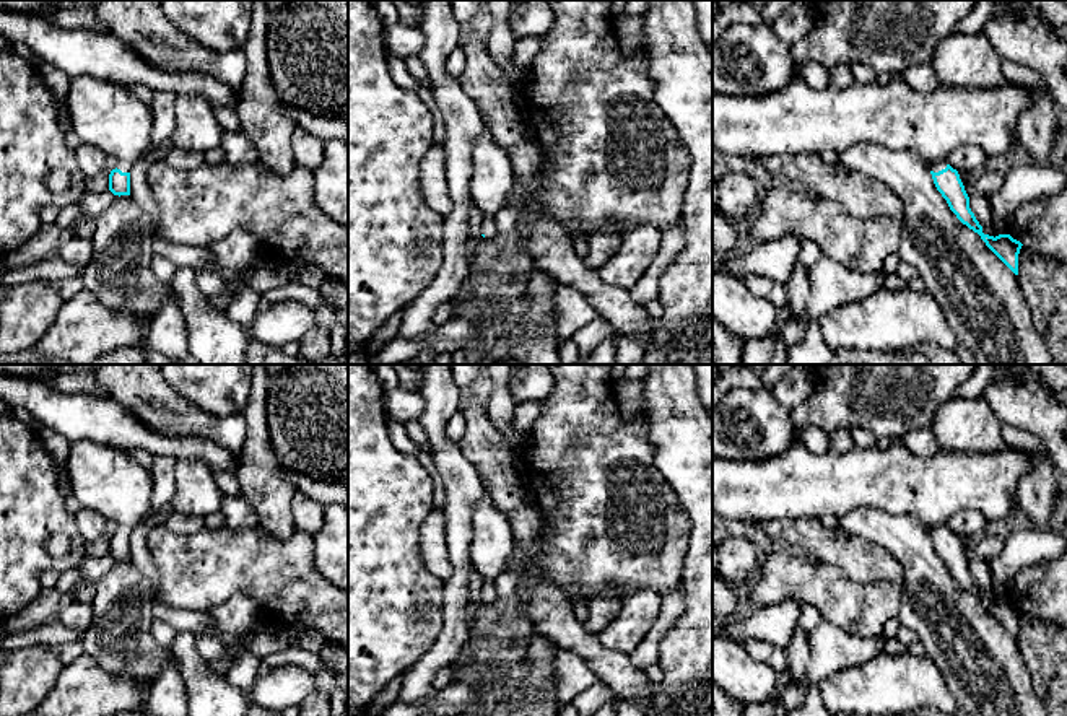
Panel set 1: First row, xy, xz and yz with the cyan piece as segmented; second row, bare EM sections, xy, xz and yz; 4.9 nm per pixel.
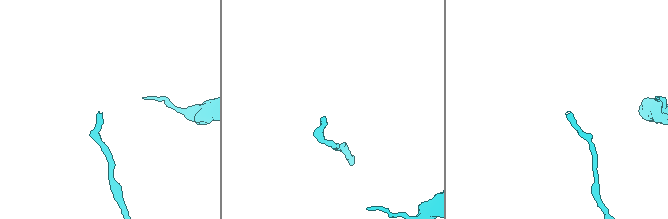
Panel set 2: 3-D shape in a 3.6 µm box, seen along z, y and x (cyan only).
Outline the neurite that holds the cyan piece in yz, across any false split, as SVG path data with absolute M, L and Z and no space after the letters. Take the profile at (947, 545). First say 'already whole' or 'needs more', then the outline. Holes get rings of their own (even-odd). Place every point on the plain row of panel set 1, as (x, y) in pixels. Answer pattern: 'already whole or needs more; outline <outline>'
already whole; outline M947 529L945 534L934 537L930 535L934 548L942 561L947 565L950 574L956 583L966 589L969 594L978 597L986 610L1015 638L1018 640L1018 618L1021 607L1013 604L1010 599L989 600L982 597L982 591L976 584L969 573L969 561L960 544L956 534Z

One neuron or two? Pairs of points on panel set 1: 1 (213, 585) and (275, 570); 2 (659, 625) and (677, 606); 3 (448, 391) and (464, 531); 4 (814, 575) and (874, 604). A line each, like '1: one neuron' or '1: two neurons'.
1: one neuron
2: one neuron
3: one neuron
4: one neuron

